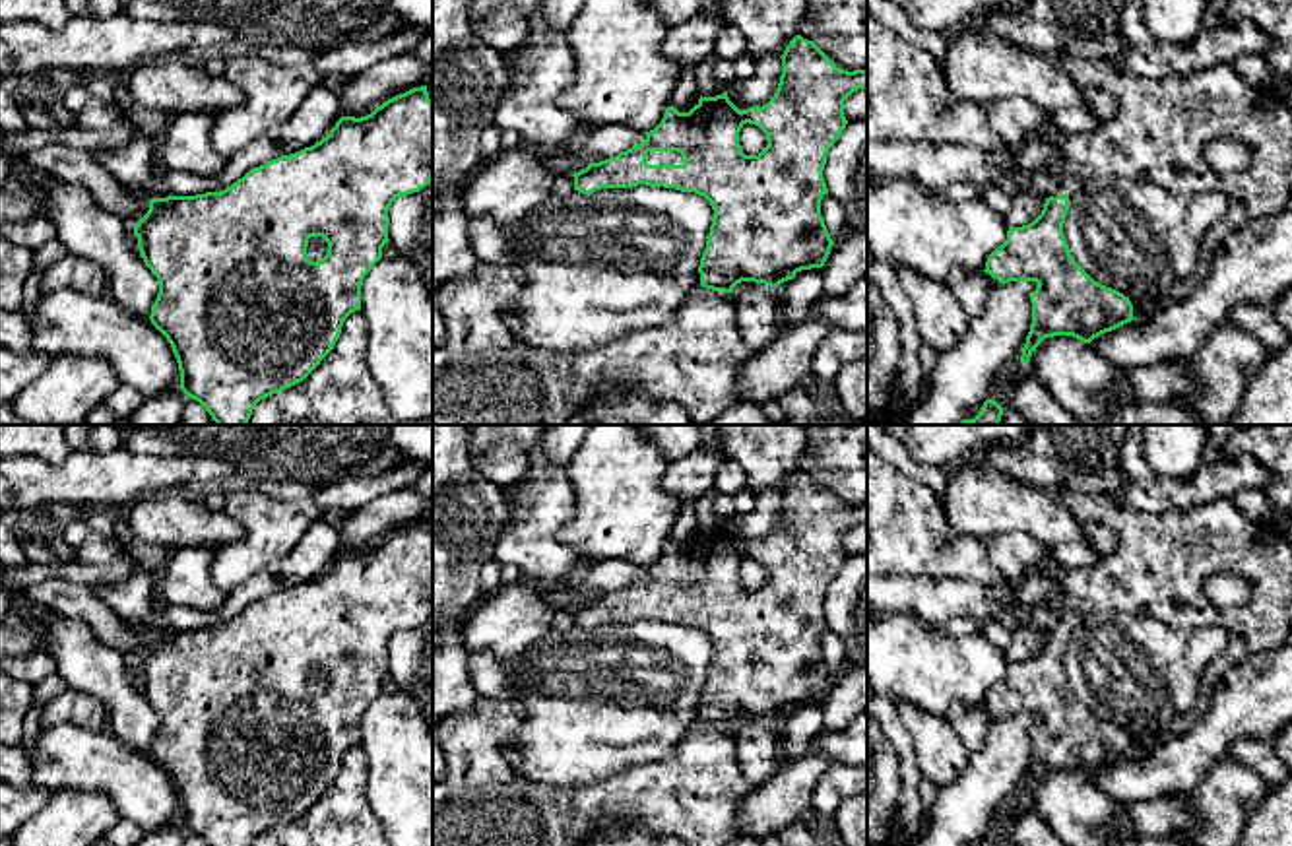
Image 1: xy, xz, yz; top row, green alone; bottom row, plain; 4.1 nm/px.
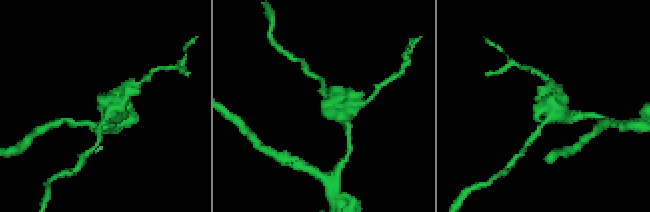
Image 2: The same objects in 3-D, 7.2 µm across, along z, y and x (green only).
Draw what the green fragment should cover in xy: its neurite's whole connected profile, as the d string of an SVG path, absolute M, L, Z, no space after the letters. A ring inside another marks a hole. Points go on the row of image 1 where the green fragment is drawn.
M421 85L384 101L367 116L341 116L314 146L254 167L221 192L151 198L134 235L145 266L159 279L149 320L173 347L186 398L200 402L215 425L246 425L260 400L303 382L334 349L343 320L361 310L363 279L390 241L392 202L431 180L433 101ZM310 237L328 243L320 262L307 254Z

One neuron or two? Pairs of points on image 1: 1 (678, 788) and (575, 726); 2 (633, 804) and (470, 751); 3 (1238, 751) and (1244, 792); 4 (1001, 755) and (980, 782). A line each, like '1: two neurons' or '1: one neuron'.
1: two neurons
2: one neuron
3: two neurons
4: one neuron

